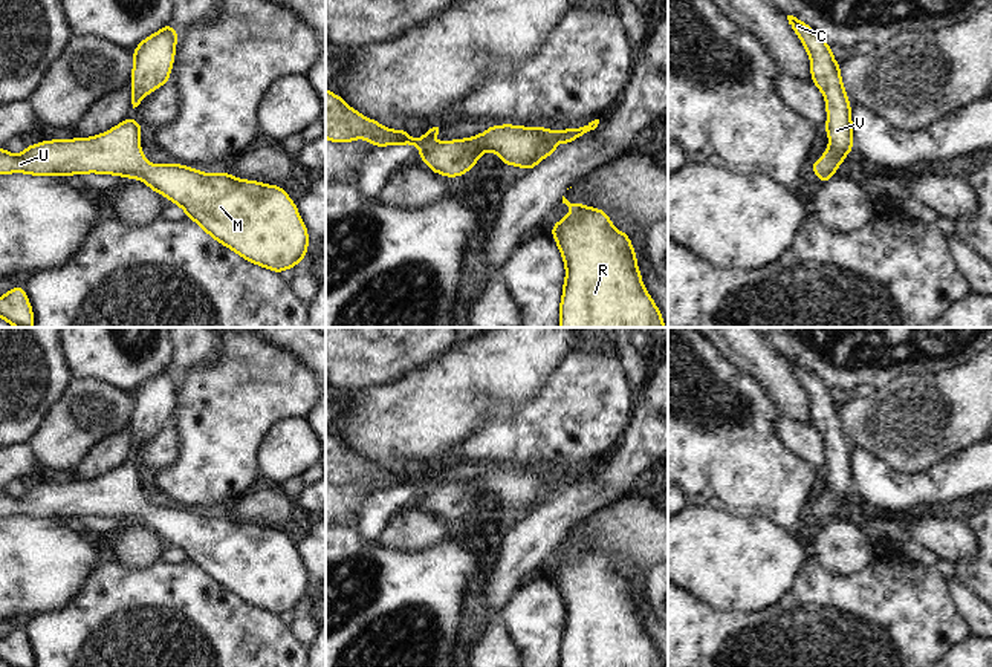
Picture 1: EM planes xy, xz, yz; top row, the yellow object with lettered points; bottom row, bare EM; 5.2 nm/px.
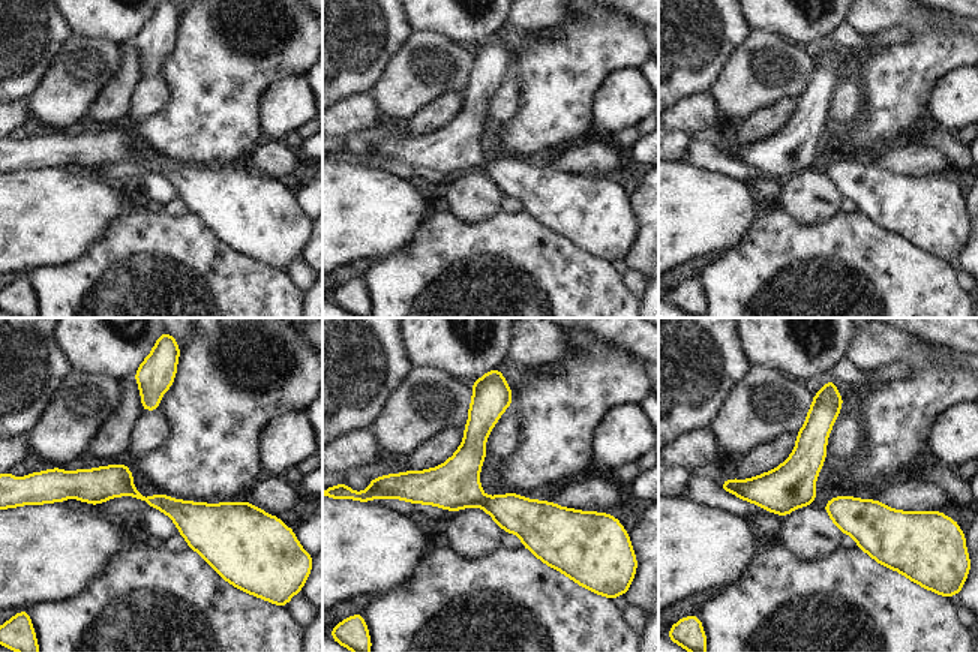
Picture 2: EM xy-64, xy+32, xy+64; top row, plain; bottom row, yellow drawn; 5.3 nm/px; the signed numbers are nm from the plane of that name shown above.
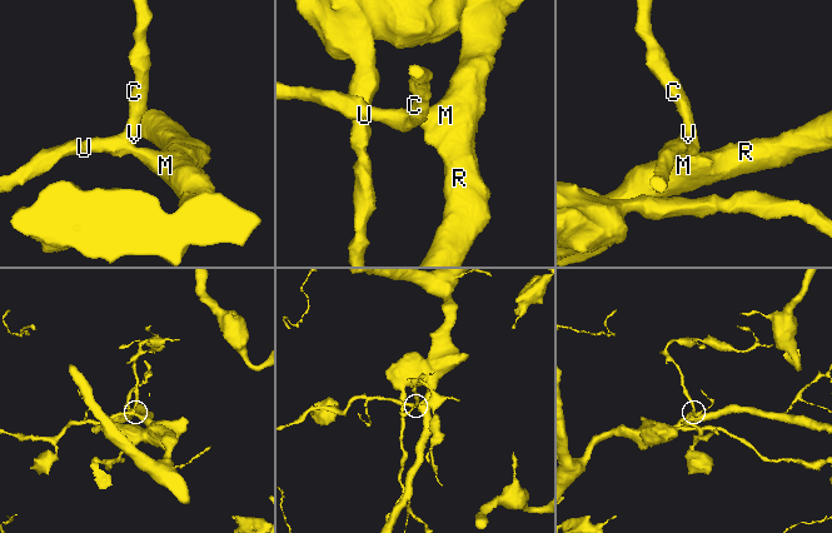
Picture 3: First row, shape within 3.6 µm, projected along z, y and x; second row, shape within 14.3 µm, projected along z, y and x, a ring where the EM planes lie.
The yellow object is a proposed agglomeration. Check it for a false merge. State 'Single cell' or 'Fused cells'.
Single cell

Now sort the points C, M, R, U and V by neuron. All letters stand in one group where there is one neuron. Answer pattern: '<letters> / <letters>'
C M R U V

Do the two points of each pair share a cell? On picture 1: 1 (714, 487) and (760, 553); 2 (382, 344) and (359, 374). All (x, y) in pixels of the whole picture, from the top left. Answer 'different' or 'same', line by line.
1: different
2: same

